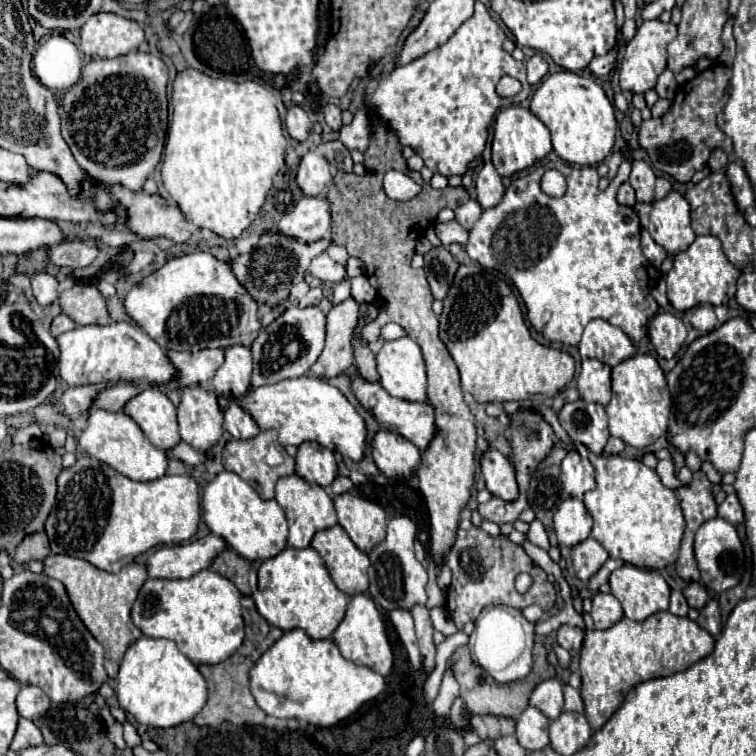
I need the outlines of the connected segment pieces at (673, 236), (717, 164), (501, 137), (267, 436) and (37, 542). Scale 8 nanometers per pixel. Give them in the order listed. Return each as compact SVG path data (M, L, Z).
M672 190L654 202L648 232L668 254L678 254L694 242L696 234L690 228L690 206L680 192Z
M714 150L712 154L710 154L710 160L708 160L708 166L712 168L712 172L718 172L718 170L724 170L726 168L726 164L728 164L728 158L726 158L726 154L722 152L722 150Z
M514 104L502 108L494 122L494 140L492 140L492 162L500 176L512 176L518 170L532 166L542 160L552 150L550 130L544 122L540 122L528 108Z
M264 430L260 432L256 438L250 438L250 440L230 440L226 446L224 446L224 452L222 452L222 460L224 460L224 468L230 470L230 472L236 472L242 480L246 482L252 482L250 486L258 492L258 496L262 500L272 500L274 498L274 488L276 488L276 482L280 478L286 478L286 476L292 476L294 474L294 458L290 458L284 448L280 448L280 452L284 454L284 464L280 466L268 466L264 462L264 456L268 452L268 446L274 444L278 446L276 442L278 434L276 430Z
M36 532L36 534L28 534L20 542L20 546L16 548L14 560L18 564L26 564L30 560L44 560L48 554L50 554L50 548L48 548L46 532Z

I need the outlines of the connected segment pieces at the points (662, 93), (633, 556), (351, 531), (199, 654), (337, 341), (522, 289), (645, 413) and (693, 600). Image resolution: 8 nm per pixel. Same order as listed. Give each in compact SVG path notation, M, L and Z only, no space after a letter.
M664 70L664 72L660 74L658 84L656 84L654 90L658 92L660 98L668 98L668 100L672 100L674 94L676 94L676 80L674 80L674 74L672 74L670 70Z
M590 454L590 462L596 468L596 488L584 494L584 504L594 518L592 538L596 538L612 558L622 558L626 564L648 568L648 570L662 570L678 560L680 554L680 540L684 534L684 516L680 502L674 490L666 488L656 470L644 466L640 460L616 456L616 454Z
M344 492L334 496L334 508L340 526L360 550L370 552L372 546L384 540L386 512L376 502L364 500L352 492Z
M210 568L186 580L148 578L132 606L132 620L150 638L174 640L178 650L196 666L226 660L244 638L240 592L234 582Z
M350 296L332 306L326 318L326 346L310 372L320 378L334 378L354 362L352 338L360 320L360 304Z
M558 160L552 162L552 168L564 174L568 182L566 194L560 198L552 198L540 190L540 178L546 172L546 166L538 166L526 176L514 178L506 188L500 204L484 210L480 220L470 230L470 238L466 244L468 256L480 262L484 268L500 270L514 282L528 308L530 324L546 340L558 340L566 346L576 346L580 342L584 326L594 318L604 318L606 322L620 326L630 340L640 342L646 336L650 318L658 312L658 304L650 294L648 260L642 254L640 246L640 220L632 208L620 206L616 202L616 192L620 184L628 180L632 164L628 160L622 162L608 190L598 188L598 172L592 166L580 168Z
M636 354L612 368L612 400L606 406L610 434L634 448L654 444L668 430L672 400L662 368L650 354Z
M690 582L684 588L684 596L686 596L688 604L692 608L698 608L698 610L702 610L702 606L708 602L708 592L706 592L706 586L702 582Z

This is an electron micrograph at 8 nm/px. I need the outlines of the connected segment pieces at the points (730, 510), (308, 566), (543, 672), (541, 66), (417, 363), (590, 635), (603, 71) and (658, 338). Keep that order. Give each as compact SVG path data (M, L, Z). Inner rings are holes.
M734 492L728 494L726 500L718 506L718 516L732 522L732 524L742 524L744 522L744 512L742 512L740 500L738 500L738 496Z
M286 548L278 556L264 560L258 570L258 590L252 594L252 598L268 624L284 632L302 628L314 640L330 638L334 634L350 600L342 590L336 588L320 554L316 554L314 548Z
M542 642L536 644L534 650L534 666L532 672L528 674L528 678L524 678L522 682L510 682L510 684L496 684L492 680L482 680L482 670L478 666L474 666L468 648L462 646L454 652L454 656L450 658L454 676L460 684L460 696L466 702L466 708L470 710L470 714L496 714L496 716L510 716L510 718L518 718L522 714L522 710L528 706L528 696L534 690L536 684L540 684L544 678L552 678L554 676L554 668L548 664L546 660L546 648Z
M534 54L528 60L526 66L528 66L528 82L530 84L538 84L546 76L546 72L548 72L548 64L546 64L546 60L540 54Z
M402 336L386 340L376 354L382 388L410 402L426 402L426 364L416 340Z
M656 612L644 622L622 618L608 630L586 630L584 646L580 652L582 672L582 700L586 706L586 718L594 730L600 730L604 722L620 708L628 690L636 684L674 672L682 672L700 658L706 658L714 650L714 638L700 628L688 616L674 616L672 612Z
M614 46L612 50L608 50L604 56L596 56L592 62L590 62L590 70L594 76L606 76L610 74L614 62L616 62L616 56L618 56L618 48Z
M670 312L656 314L650 322L650 342L660 358L672 358L686 340L686 326Z

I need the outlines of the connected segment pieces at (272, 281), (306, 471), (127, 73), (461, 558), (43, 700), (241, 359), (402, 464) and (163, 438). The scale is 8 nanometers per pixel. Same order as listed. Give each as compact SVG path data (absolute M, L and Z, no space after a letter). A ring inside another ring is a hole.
M266 230L260 236L254 250L250 252L250 256L240 254L234 260L230 260L230 266L232 266L236 280L246 288L246 292L260 306L270 304L272 308L276 308L280 302L284 302L288 298L292 284L298 284L304 280L304 276L308 274L312 258L326 252L330 248L330 244L332 244L330 238L322 238L316 242L302 242L302 240L280 234L278 230Z
M316 442L300 444L296 454L296 474L306 482L328 486L338 474L334 454Z
M130 52L118 58L96 58L82 68L82 78L68 88L62 98L62 138L68 142L80 168L100 184L122 184L130 190L140 190L144 180L160 162L166 128L168 128L168 100L166 100L168 68L148 52Z
M472 526L470 530L458 528L456 542L450 546L446 562L452 568L452 588L456 594L450 616L458 626L458 630L466 622L472 622L480 614L480 610L490 604L516 606L520 610L530 604L538 604L544 612L550 612L556 602L556 588L552 582L548 582L546 572L530 560L530 556L524 552L522 546L510 542L510 538L504 534L490 536L478 526ZM520 572L528 572L534 580L532 588L526 594L518 594L514 588L514 578Z
M22 686L20 694L16 698L16 706L18 706L18 714L22 718L38 720L48 712L50 700L48 700L48 696L44 694L42 688L38 688L38 686Z
M230 346L226 350L226 360L212 378L212 386L218 394L218 402L222 408L226 408L224 394L230 392L232 396L240 396L250 388L250 376L252 376L252 350L248 346Z
M386 428L374 434L370 448L378 470L388 478L408 476L420 464L420 450L404 436Z
M142 390L126 402L122 412L142 428L142 432L154 446L170 450L180 442L176 408L162 390Z

